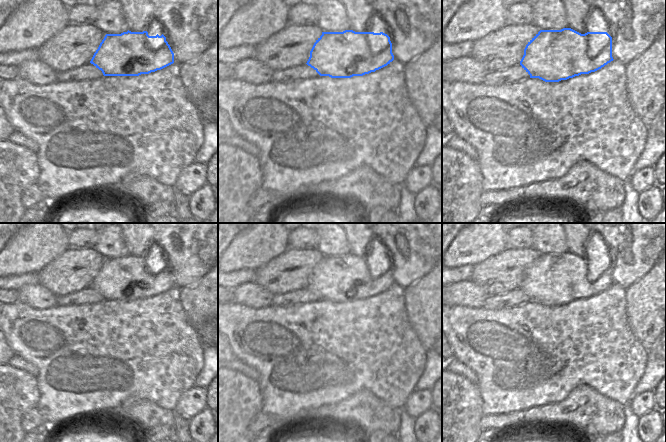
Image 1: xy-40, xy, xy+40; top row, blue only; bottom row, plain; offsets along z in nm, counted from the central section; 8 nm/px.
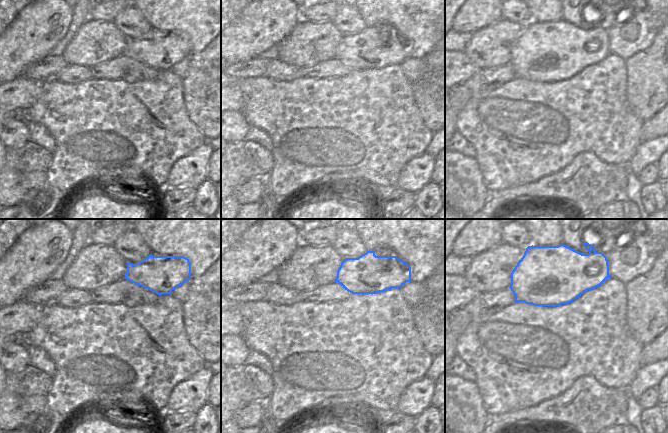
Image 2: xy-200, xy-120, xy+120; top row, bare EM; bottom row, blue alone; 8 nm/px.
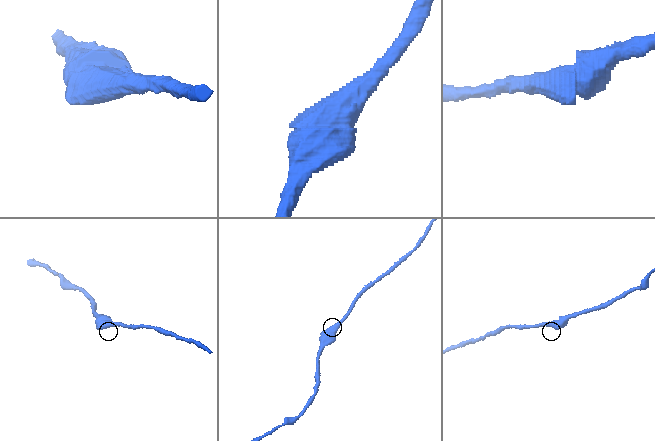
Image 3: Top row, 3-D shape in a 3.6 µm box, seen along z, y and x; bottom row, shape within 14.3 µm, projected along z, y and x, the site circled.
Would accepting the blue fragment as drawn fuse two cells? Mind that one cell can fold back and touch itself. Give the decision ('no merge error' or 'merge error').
no merge error

